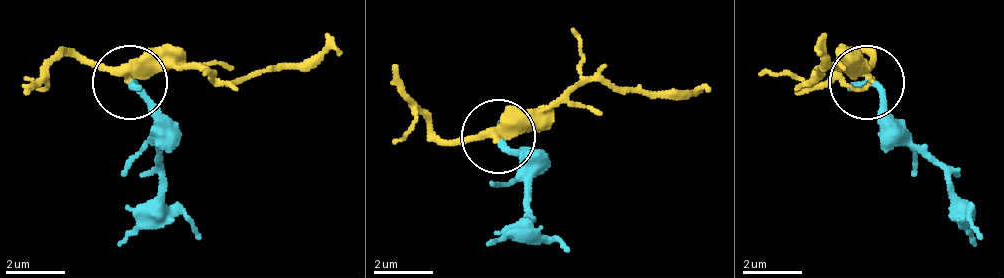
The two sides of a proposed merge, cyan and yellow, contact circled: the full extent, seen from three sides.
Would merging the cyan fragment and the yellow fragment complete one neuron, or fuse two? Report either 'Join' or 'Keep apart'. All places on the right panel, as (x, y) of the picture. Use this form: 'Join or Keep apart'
Keep apart

